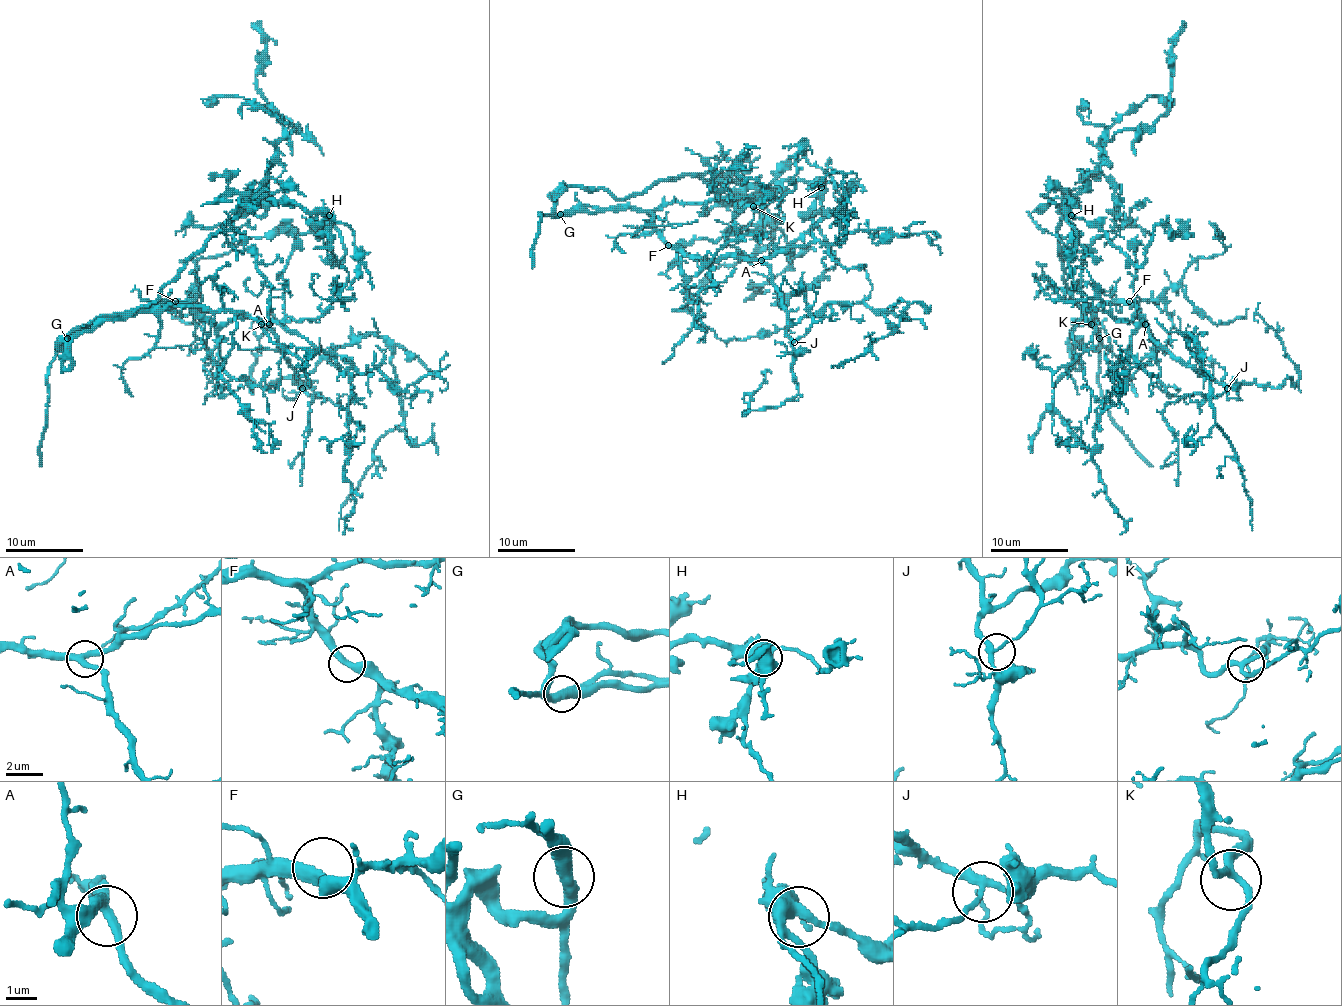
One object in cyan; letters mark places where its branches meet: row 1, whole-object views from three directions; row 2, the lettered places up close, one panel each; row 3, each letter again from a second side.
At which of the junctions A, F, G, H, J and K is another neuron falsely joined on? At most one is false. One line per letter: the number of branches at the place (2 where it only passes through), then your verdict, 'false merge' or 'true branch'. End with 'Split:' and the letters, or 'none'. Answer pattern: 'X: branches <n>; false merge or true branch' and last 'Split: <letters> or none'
A: branches 3; true branch
F: branches 2; true branch
G: branches 2; true branch
H: branches 3; true branch
J: branches 3; true branch
K: branches 3; true branch
Split: none

